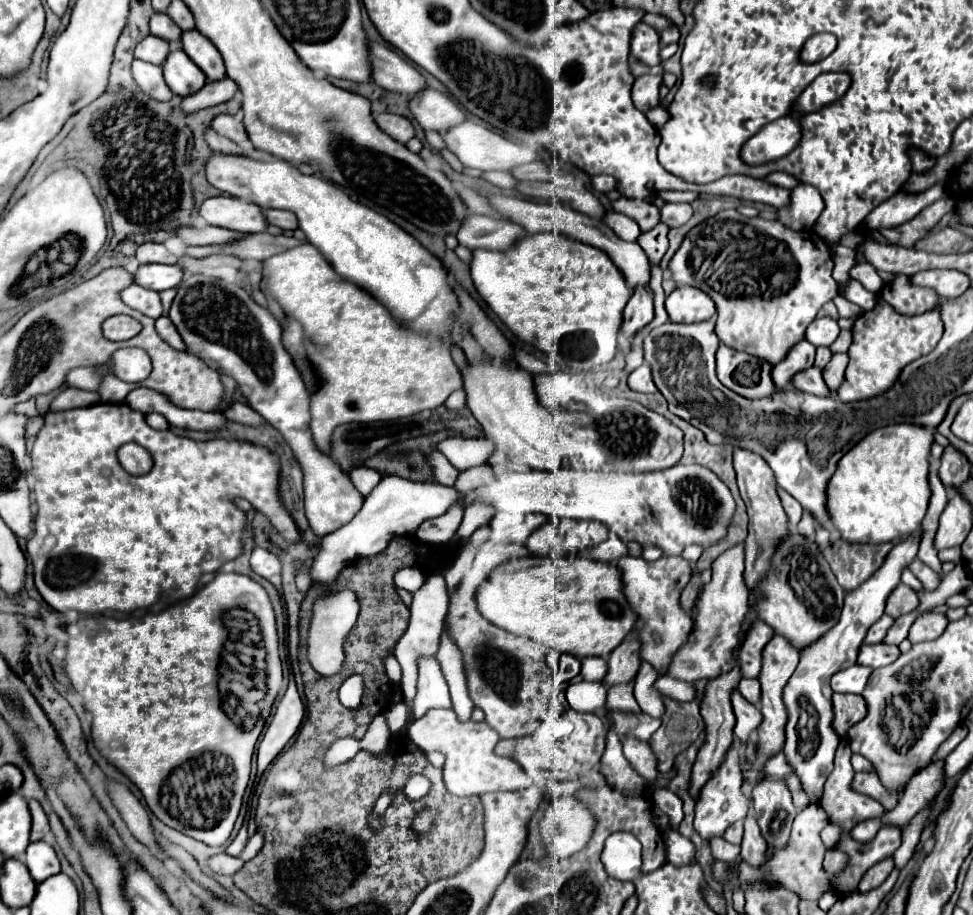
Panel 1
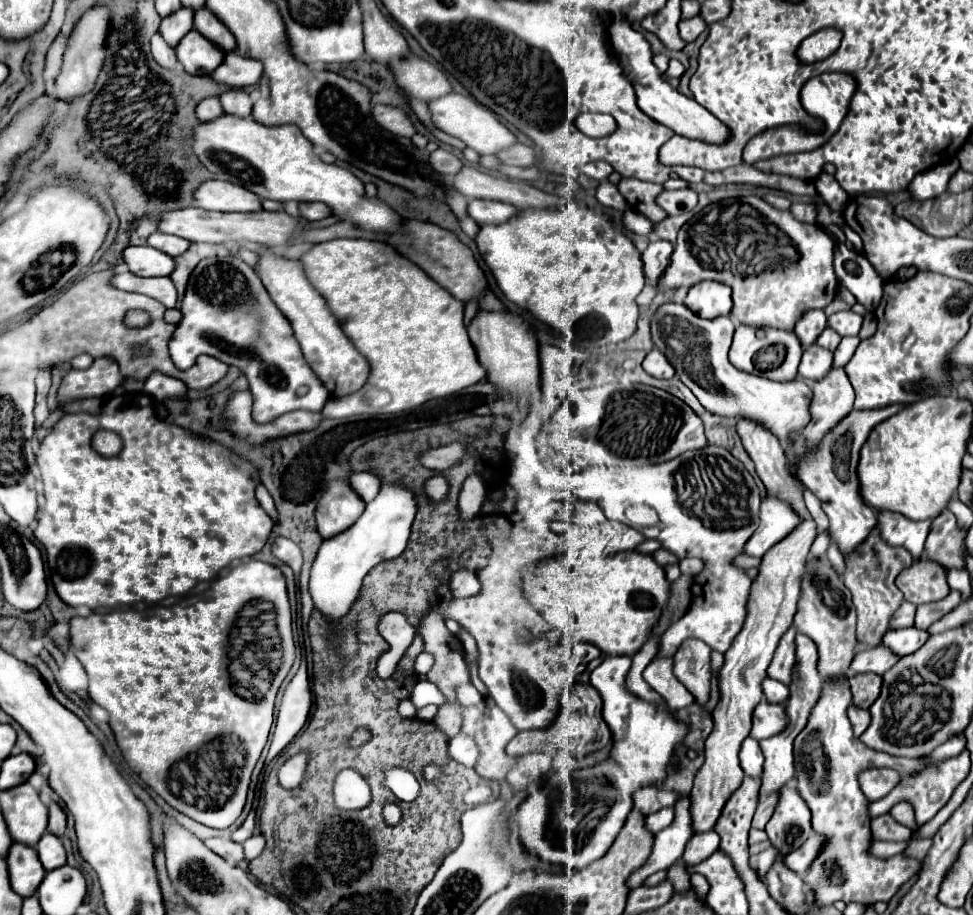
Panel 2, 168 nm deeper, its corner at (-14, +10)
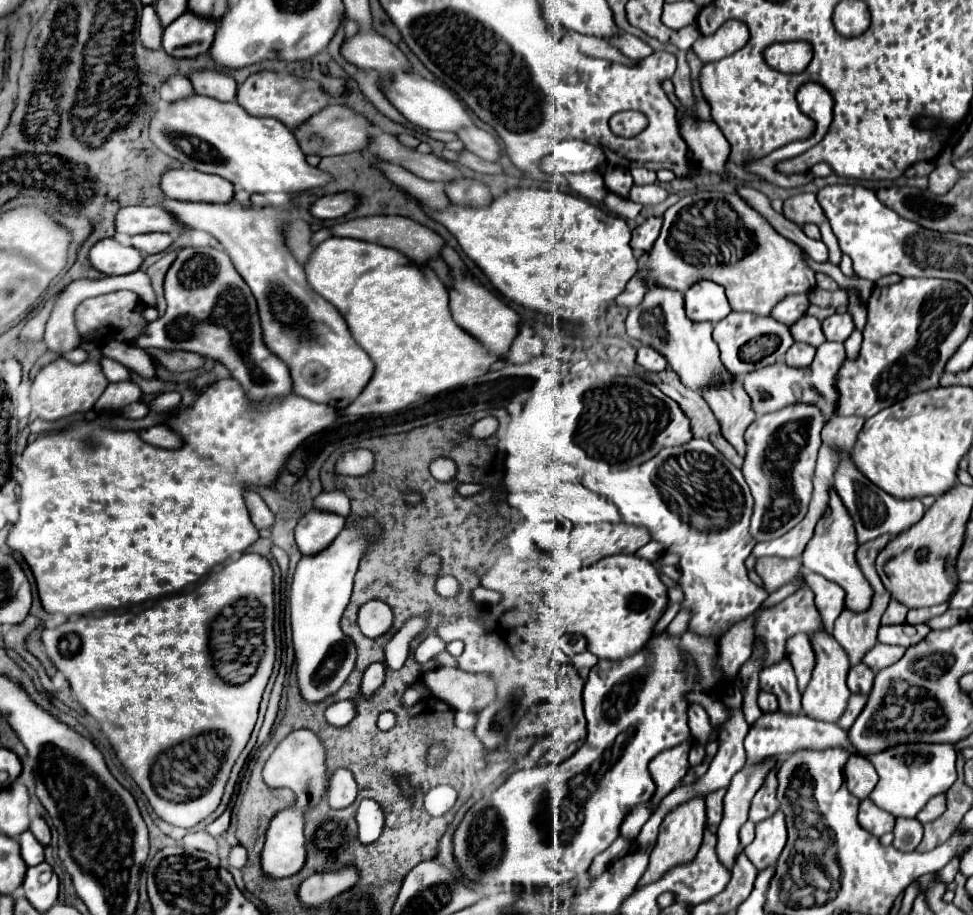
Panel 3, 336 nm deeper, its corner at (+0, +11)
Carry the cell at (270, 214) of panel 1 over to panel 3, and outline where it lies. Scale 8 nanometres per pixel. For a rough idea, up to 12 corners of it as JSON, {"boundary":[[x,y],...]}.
{"boundary":[[352,193],[324,195],[310,205],[316,219],[336,219],[356,205]]}

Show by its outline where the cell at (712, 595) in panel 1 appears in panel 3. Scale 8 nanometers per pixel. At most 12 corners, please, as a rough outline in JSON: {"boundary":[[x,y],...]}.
{"boundary":[[792,403],[748,427],[754,541],[804,519],[826,415]]}

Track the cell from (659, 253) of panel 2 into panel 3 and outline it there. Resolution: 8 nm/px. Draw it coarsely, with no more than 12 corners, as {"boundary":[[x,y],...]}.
{"boundary":[[660,217],[642,221],[632,231],[630,247],[648,253],[662,227]]}

